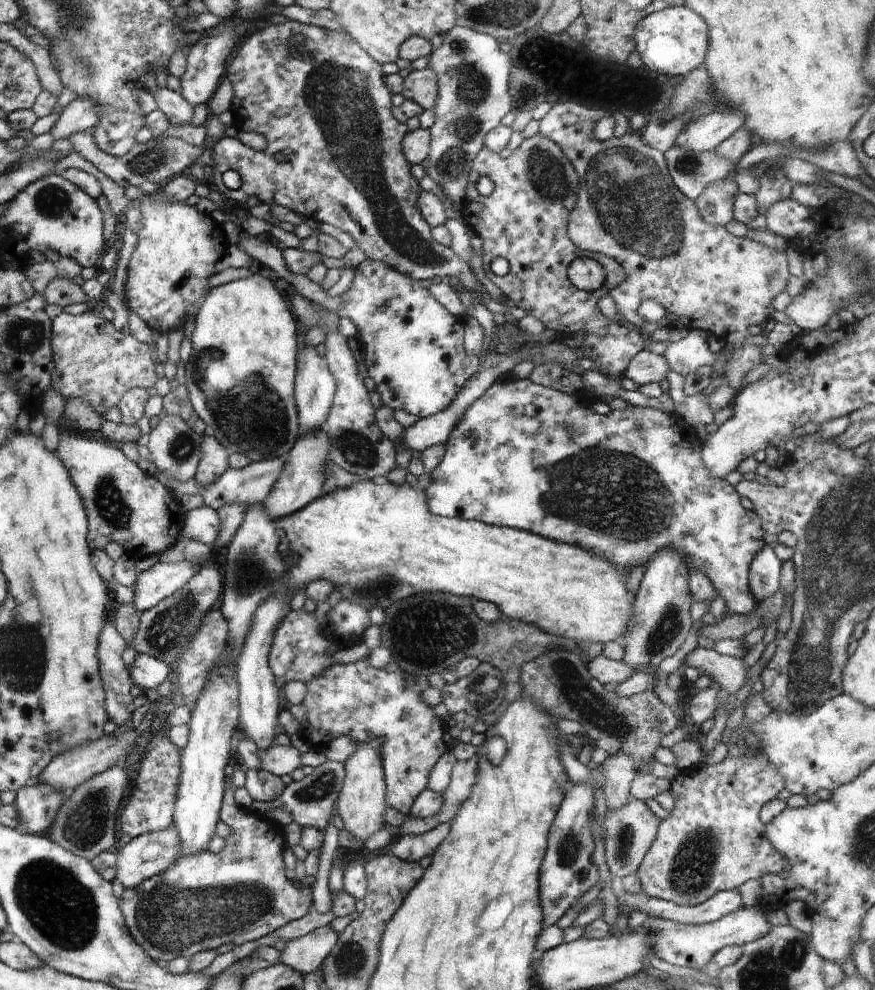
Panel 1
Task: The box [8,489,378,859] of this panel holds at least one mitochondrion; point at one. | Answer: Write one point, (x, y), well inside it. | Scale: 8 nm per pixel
(88, 821)

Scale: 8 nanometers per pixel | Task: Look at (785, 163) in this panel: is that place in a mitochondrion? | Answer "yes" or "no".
no

